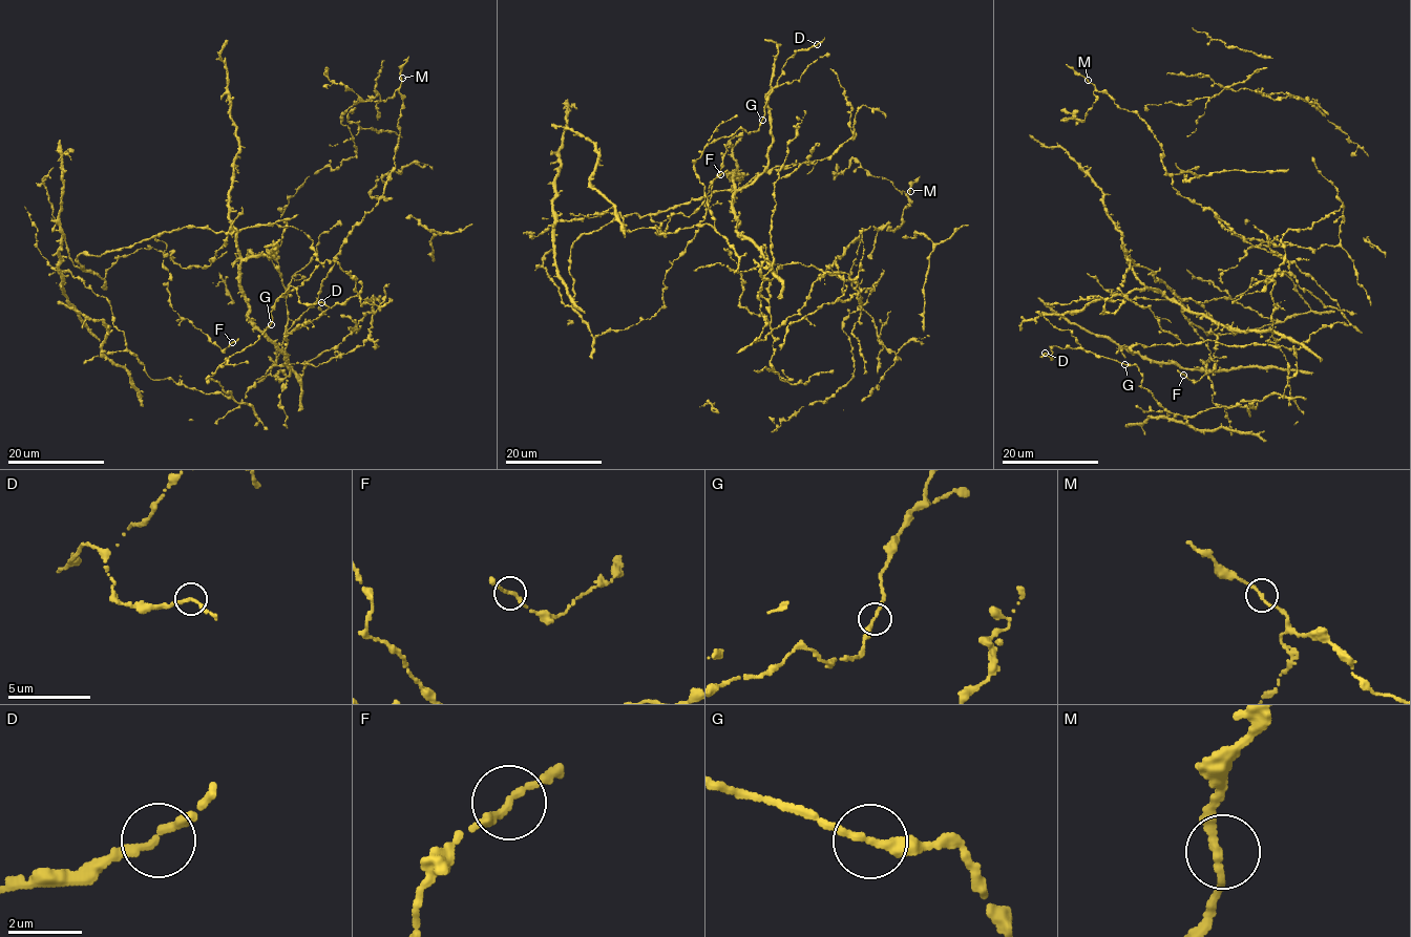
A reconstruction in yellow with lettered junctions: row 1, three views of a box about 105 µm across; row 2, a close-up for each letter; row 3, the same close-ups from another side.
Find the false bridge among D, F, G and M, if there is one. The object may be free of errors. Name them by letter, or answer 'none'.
none

